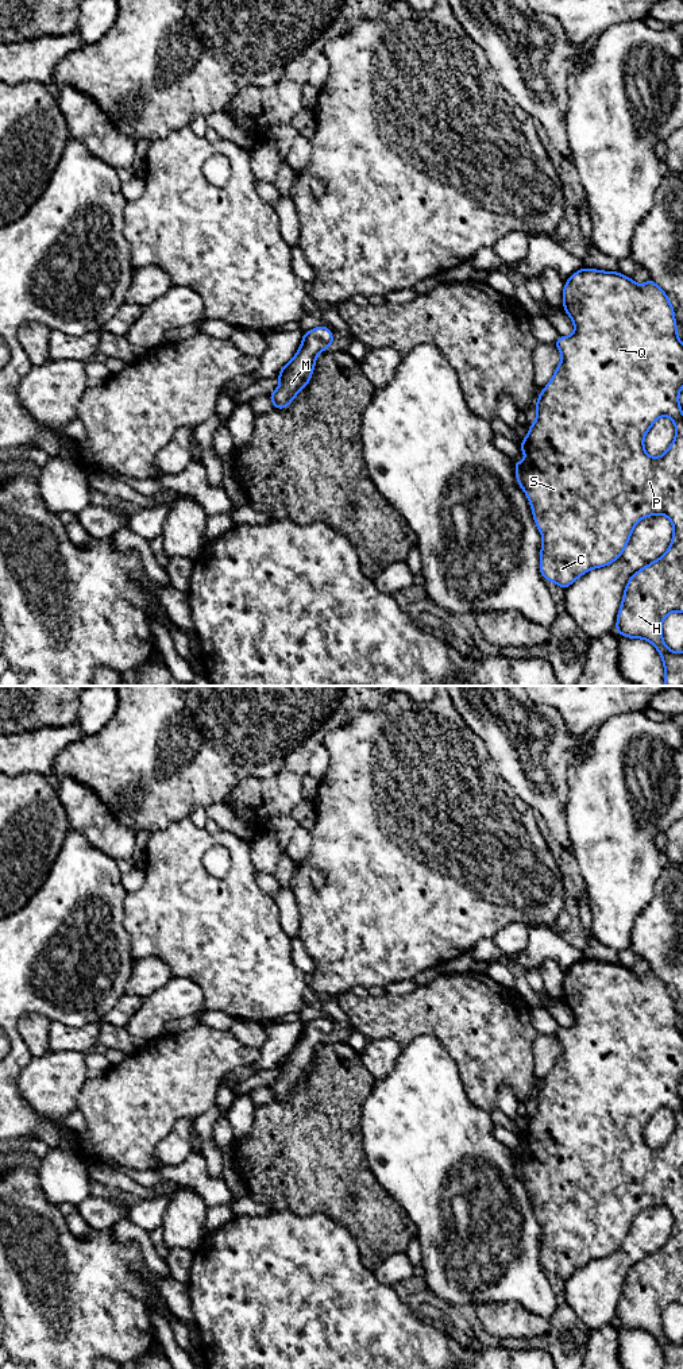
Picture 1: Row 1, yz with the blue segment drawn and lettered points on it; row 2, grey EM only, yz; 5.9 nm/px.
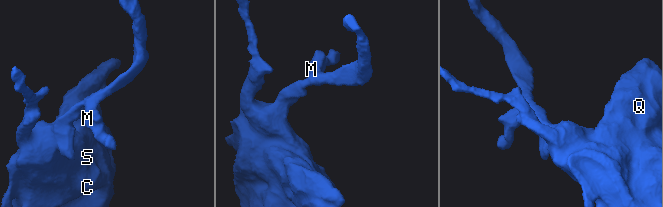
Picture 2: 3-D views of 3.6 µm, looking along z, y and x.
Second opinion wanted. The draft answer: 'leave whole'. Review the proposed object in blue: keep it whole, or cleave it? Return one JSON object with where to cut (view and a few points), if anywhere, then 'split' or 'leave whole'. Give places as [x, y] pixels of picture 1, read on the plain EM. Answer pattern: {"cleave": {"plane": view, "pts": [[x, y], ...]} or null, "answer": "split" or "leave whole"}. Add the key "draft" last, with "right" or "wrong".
{"cleave": null, "answer": "leave whole", "draft": "right"}

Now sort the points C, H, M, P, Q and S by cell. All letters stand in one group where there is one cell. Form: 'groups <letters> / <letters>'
groups C H M P Q S

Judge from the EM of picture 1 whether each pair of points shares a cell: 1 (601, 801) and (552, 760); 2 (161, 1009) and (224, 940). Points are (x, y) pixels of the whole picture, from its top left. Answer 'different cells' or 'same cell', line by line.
1: different cells
2: different cells

